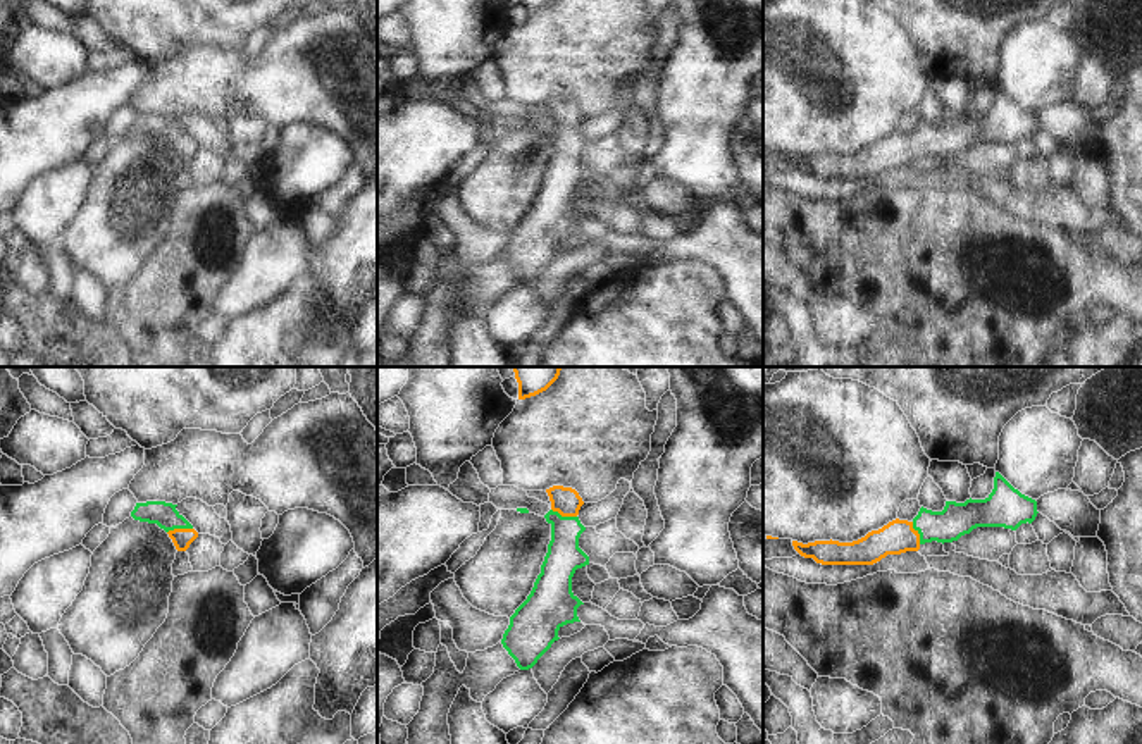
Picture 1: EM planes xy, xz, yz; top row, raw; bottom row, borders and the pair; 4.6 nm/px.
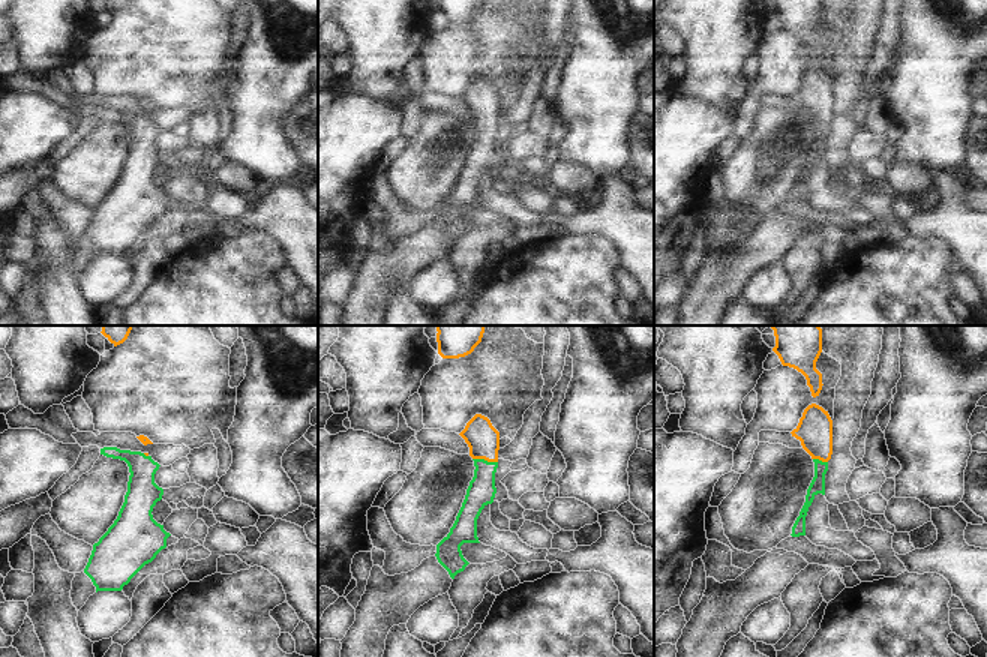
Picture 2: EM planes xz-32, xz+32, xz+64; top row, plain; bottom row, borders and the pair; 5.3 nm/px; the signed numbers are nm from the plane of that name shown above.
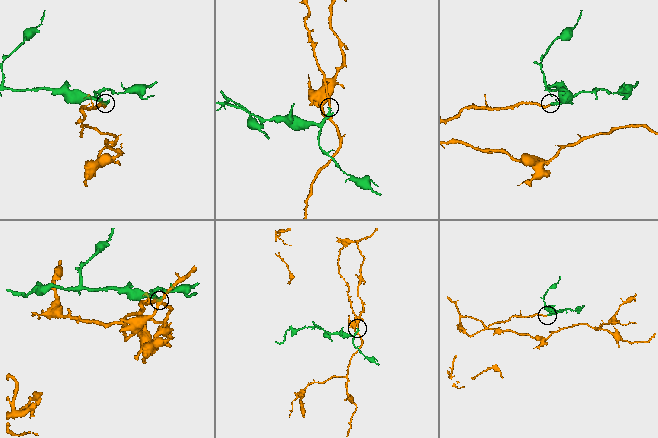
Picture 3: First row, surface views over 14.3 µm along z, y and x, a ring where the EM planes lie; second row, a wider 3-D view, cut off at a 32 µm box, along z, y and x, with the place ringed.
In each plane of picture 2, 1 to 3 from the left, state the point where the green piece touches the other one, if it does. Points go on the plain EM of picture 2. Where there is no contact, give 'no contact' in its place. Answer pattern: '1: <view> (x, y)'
1: xz-32 (146, 119)
2: xz+32 (485, 123)
3: xz+64 (821, 123)

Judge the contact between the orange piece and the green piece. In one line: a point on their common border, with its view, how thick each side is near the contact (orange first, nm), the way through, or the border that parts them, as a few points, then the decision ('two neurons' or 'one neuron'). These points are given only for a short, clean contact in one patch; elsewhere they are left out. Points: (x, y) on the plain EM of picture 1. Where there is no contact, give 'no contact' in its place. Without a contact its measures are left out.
meets orange in xy at (179, 143); 90 nm thick on the orange side, 120 nm on the other; runs through xy (181, 152), (179, 143), (162, 128); one neuron

